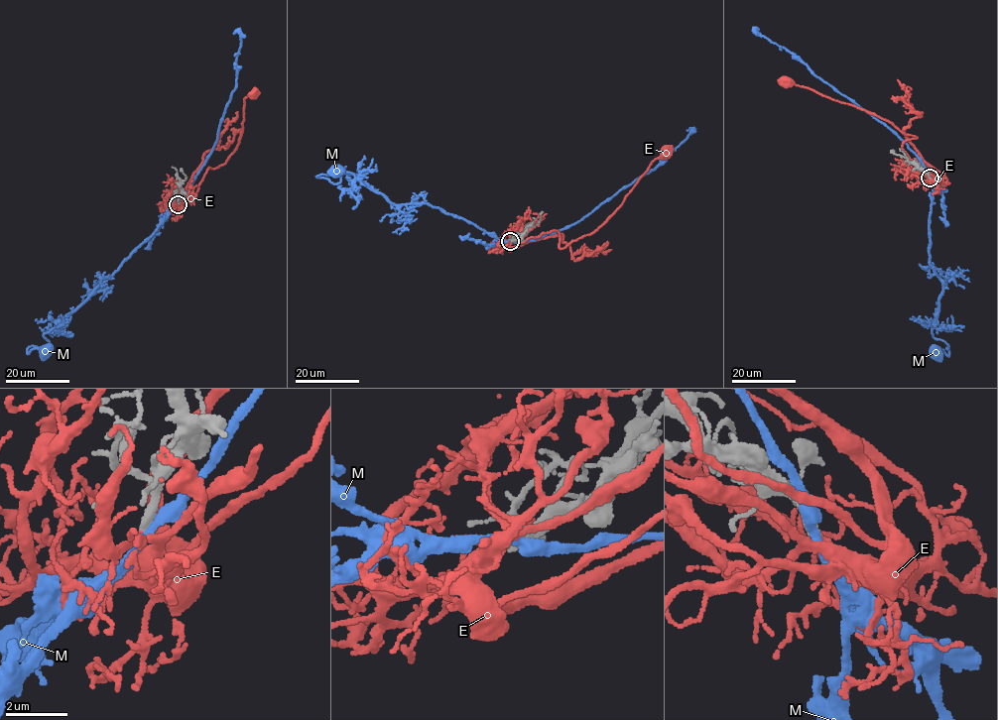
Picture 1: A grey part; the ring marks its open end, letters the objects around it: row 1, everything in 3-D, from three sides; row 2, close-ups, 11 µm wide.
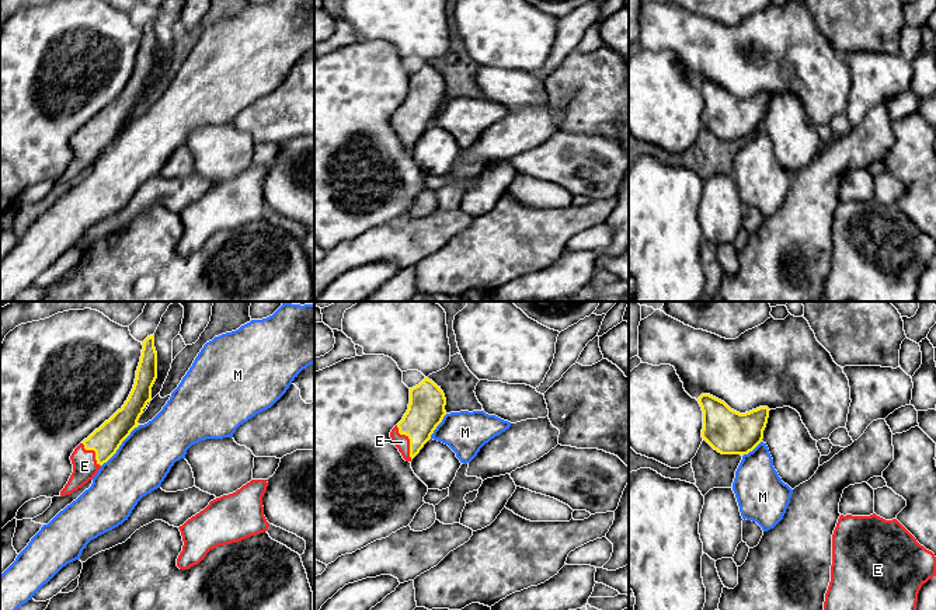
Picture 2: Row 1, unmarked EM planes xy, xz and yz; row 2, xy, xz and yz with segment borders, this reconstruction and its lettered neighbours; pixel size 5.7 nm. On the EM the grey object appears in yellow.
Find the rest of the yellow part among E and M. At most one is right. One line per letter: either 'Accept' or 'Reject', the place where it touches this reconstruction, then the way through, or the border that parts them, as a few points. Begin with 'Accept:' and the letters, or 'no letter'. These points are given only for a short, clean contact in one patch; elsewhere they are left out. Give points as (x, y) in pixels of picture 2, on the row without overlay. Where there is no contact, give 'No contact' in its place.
Accept: E
E: Accept. Touches yellow at xz (410, 126). Path across: xz (425, 97), (410, 126), (402, 128)
M: Reject. Touches yellow at xy (121, 129). Boundary: xy (139, 111), (101, 152)

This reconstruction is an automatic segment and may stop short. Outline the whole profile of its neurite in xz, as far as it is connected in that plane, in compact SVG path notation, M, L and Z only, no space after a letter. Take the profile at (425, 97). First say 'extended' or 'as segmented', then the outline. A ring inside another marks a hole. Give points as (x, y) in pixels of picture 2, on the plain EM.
extended; M425 63L410 74L410 90L390 123L406 147L411 147L446 101L446 84L441 73Z

